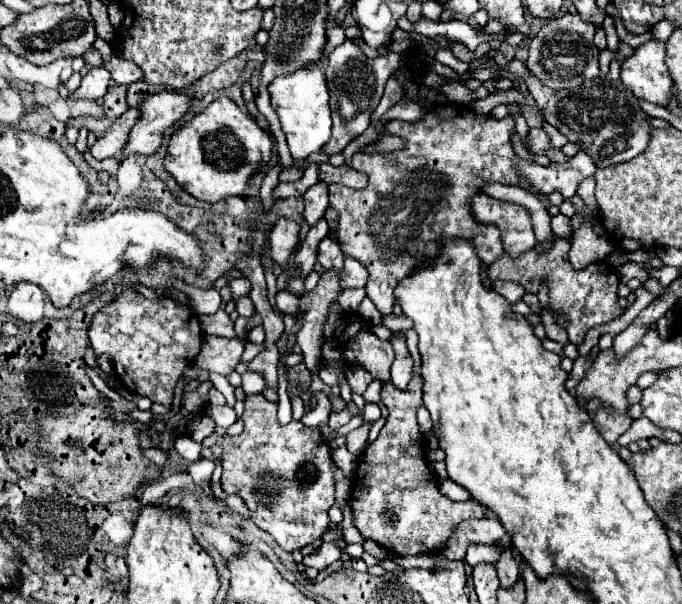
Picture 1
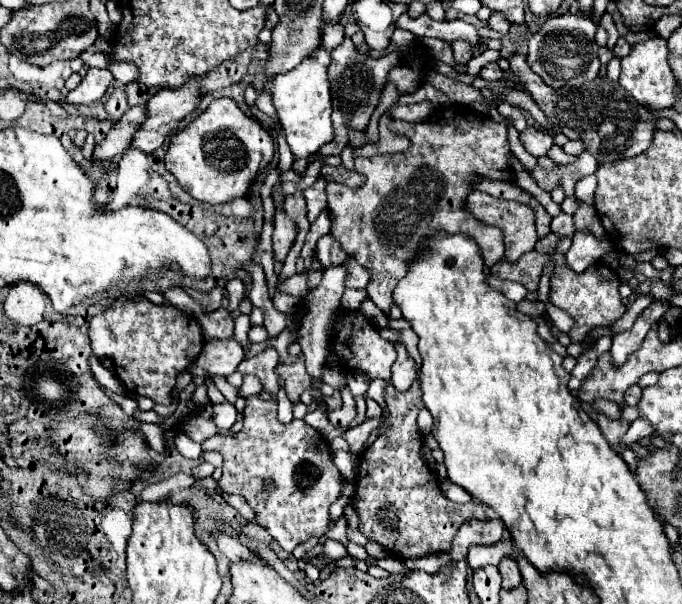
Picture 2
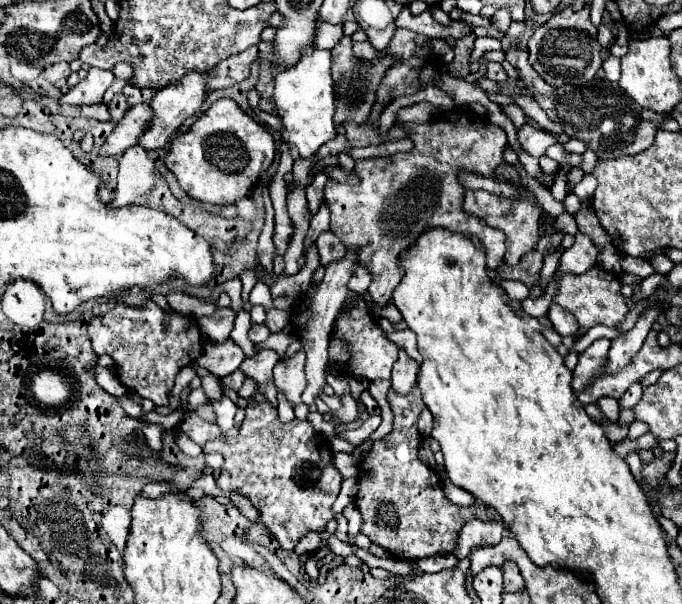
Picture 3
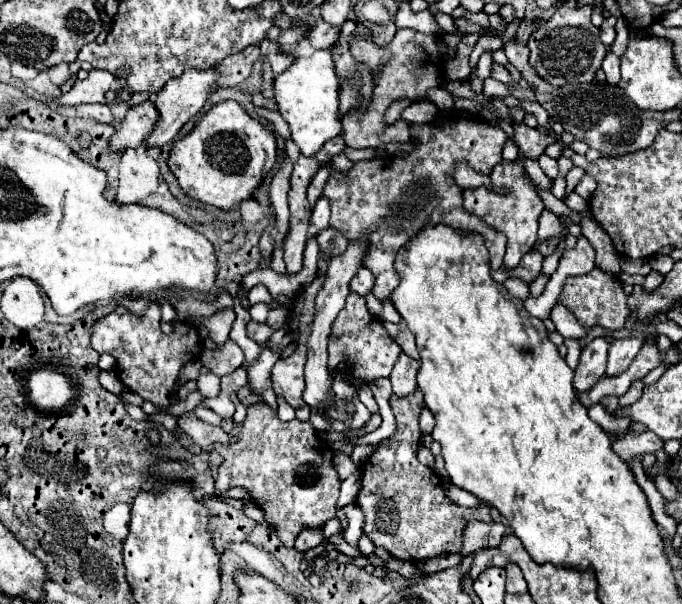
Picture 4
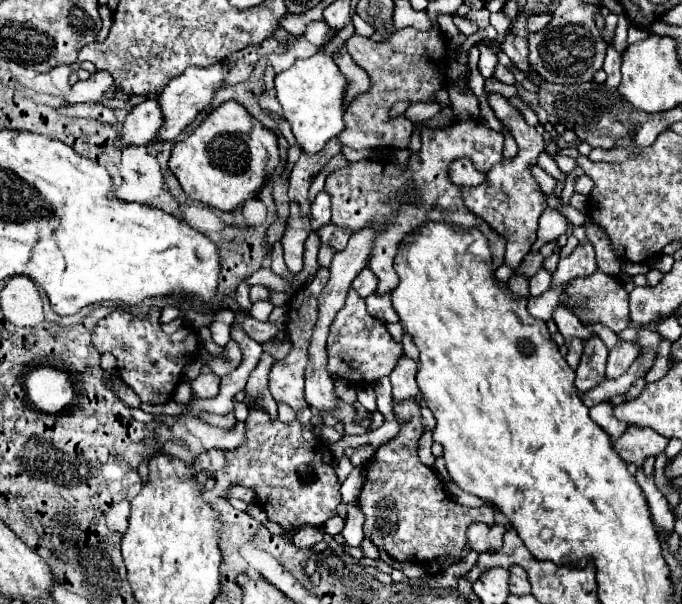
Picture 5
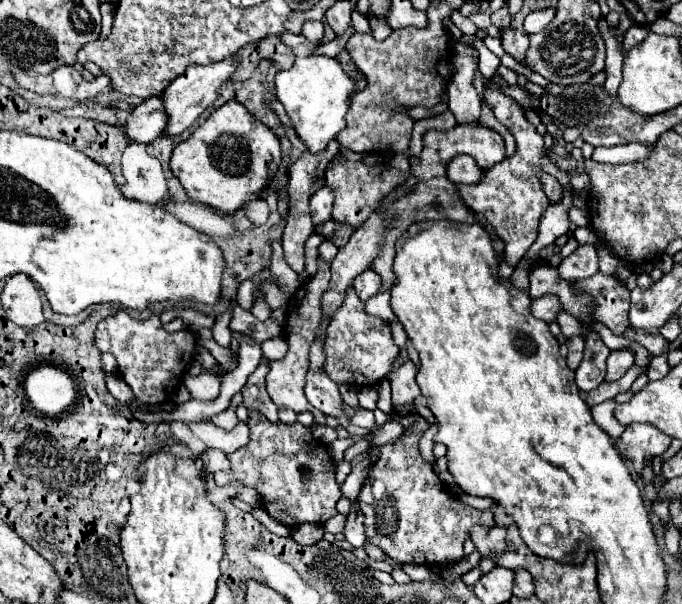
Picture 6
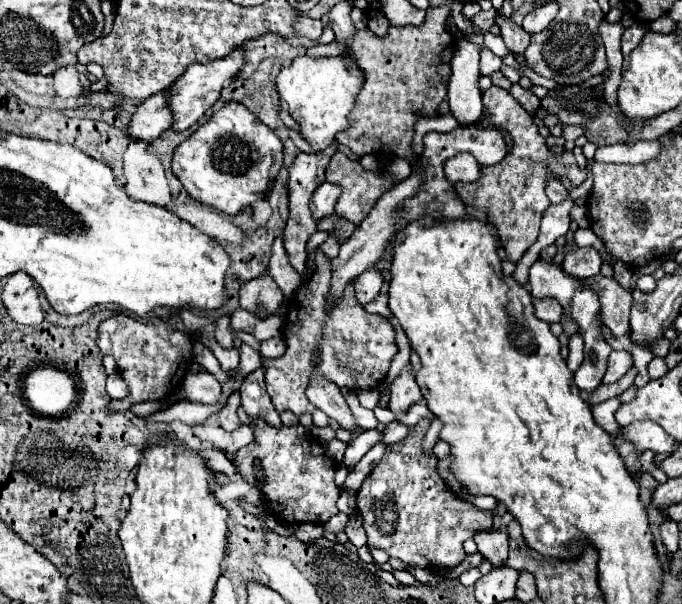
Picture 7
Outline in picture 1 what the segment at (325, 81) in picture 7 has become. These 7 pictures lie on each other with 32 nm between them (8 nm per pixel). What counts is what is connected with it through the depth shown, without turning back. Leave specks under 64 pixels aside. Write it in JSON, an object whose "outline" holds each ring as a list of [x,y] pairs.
{"outline":[[[328,54],[320,58],[318,64],[310,64],[304,70],[298,70],[290,76],[278,76],[270,82],[270,104],[276,110],[282,130],[286,134],[286,142],[290,148],[290,156],[298,160],[306,160],[312,152],[320,152],[324,144],[330,140],[330,108],[328,108],[328,88],[324,78],[324,64],[328,64]]]}

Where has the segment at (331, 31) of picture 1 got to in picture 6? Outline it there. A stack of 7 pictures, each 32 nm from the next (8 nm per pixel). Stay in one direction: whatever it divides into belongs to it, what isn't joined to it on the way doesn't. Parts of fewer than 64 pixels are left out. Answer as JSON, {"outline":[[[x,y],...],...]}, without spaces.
{"outline":[[[306,22],[302,28],[302,36],[308,38],[312,44],[320,46],[324,38],[324,22]]]}

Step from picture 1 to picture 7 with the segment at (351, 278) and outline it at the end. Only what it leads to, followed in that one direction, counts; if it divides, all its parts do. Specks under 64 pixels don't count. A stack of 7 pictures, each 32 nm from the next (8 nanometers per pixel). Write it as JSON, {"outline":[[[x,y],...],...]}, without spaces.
{"outline":[[[366,270],[362,272],[356,280],[354,280],[354,288],[356,288],[356,298],[358,302],[364,306],[370,300],[374,300],[384,286],[384,278],[376,272],[376,270]]]}

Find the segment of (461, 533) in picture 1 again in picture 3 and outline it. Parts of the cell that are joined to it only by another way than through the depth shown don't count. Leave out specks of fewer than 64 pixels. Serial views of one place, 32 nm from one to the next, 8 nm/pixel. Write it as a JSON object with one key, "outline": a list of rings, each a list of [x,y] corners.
{"outline":[[[470,520],[460,530],[460,540],[456,540],[456,552],[452,552],[458,560],[466,558],[470,548],[474,546],[494,546],[502,540],[504,524],[498,520]]]}

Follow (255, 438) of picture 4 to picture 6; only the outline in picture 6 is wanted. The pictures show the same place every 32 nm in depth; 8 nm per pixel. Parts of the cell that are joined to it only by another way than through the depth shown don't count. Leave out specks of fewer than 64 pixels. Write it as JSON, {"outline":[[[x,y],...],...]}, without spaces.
{"outline":[[[250,412],[246,424],[250,428],[250,442],[228,454],[230,472],[216,472],[216,484],[226,486],[226,482],[238,480],[244,486],[258,490],[262,506],[270,518],[288,528],[306,522],[322,526],[328,518],[336,516],[336,504],[342,494],[340,484],[334,478],[334,462],[326,444],[314,440],[310,428],[300,422],[272,424],[266,416],[260,416],[260,412]]]}

